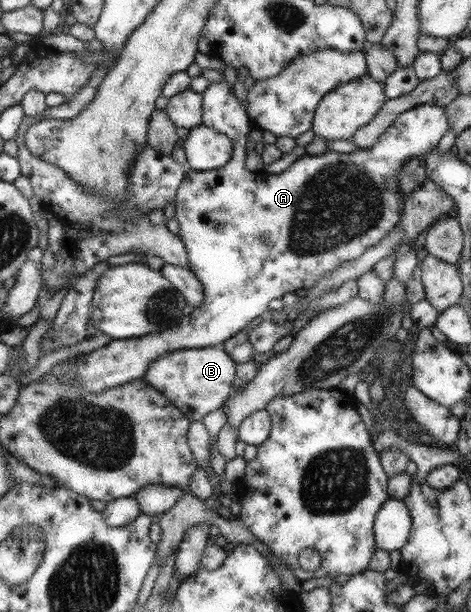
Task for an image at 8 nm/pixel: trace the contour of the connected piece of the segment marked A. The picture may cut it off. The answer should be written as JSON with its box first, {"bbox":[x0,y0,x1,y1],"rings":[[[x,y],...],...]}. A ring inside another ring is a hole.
{"bbox":[71,79,449,394],"rings":[[[223,79],[217,81],[216,83],[209,83],[206,90],[201,94],[201,126],[208,128],[213,128],[214,131],[218,134],[222,134],[230,140],[230,143],[233,144],[233,155],[230,157],[228,163],[225,166],[220,167],[218,170],[209,170],[209,171],[193,171],[186,170],[185,179],[181,183],[181,186],[177,188],[176,198],[174,199],[174,209],[175,209],[175,220],[178,222],[178,239],[182,241],[182,244],[185,245],[187,249],[187,258],[189,259],[189,269],[190,271],[197,276],[203,287],[203,294],[205,299],[200,306],[194,307],[192,313],[186,317],[182,317],[181,321],[177,323],[174,327],[171,327],[168,330],[161,331],[157,334],[148,334],[140,338],[130,338],[130,339],[120,339],[120,340],[110,340],[108,344],[101,346],[87,354],[84,354],[76,363],[76,375],[71,381],[71,385],[77,387],[80,394],[86,393],[102,393],[105,389],[110,389],[111,387],[121,386],[128,382],[134,382],[143,377],[146,373],[146,367],[148,367],[154,359],[164,355],[165,353],[171,351],[185,350],[185,349],[194,349],[199,347],[210,347],[218,346],[224,343],[225,339],[232,337],[234,334],[237,334],[238,331],[252,321],[256,316],[262,315],[267,309],[268,301],[272,299],[280,299],[284,293],[295,293],[298,289],[310,289],[325,273],[337,269],[339,265],[343,265],[346,261],[353,261],[358,257],[361,257],[369,247],[377,246],[382,239],[385,239],[388,236],[388,232],[393,230],[399,222],[401,222],[401,213],[403,209],[402,201],[404,201],[403,196],[400,194],[399,189],[397,188],[397,178],[398,173],[400,173],[400,167],[404,167],[404,163],[412,157],[423,157],[426,153],[434,151],[436,145],[438,145],[438,139],[448,131],[449,127],[449,117],[444,115],[444,109],[438,107],[437,105],[432,105],[432,103],[424,103],[422,105],[416,105],[412,109],[400,113],[400,116],[385,129],[384,133],[378,137],[376,144],[370,146],[367,149],[359,149],[354,153],[342,154],[335,152],[328,152],[325,155],[318,156],[309,156],[304,155],[298,157],[290,167],[284,169],[278,175],[273,175],[270,173],[265,173],[264,171],[259,172],[250,172],[245,168],[245,159],[246,151],[250,147],[250,142],[247,137],[248,131],[252,128],[252,125],[249,123],[248,116],[246,115],[245,107],[241,106],[238,102],[238,99],[234,97],[234,93],[230,86],[224,82]]]}

